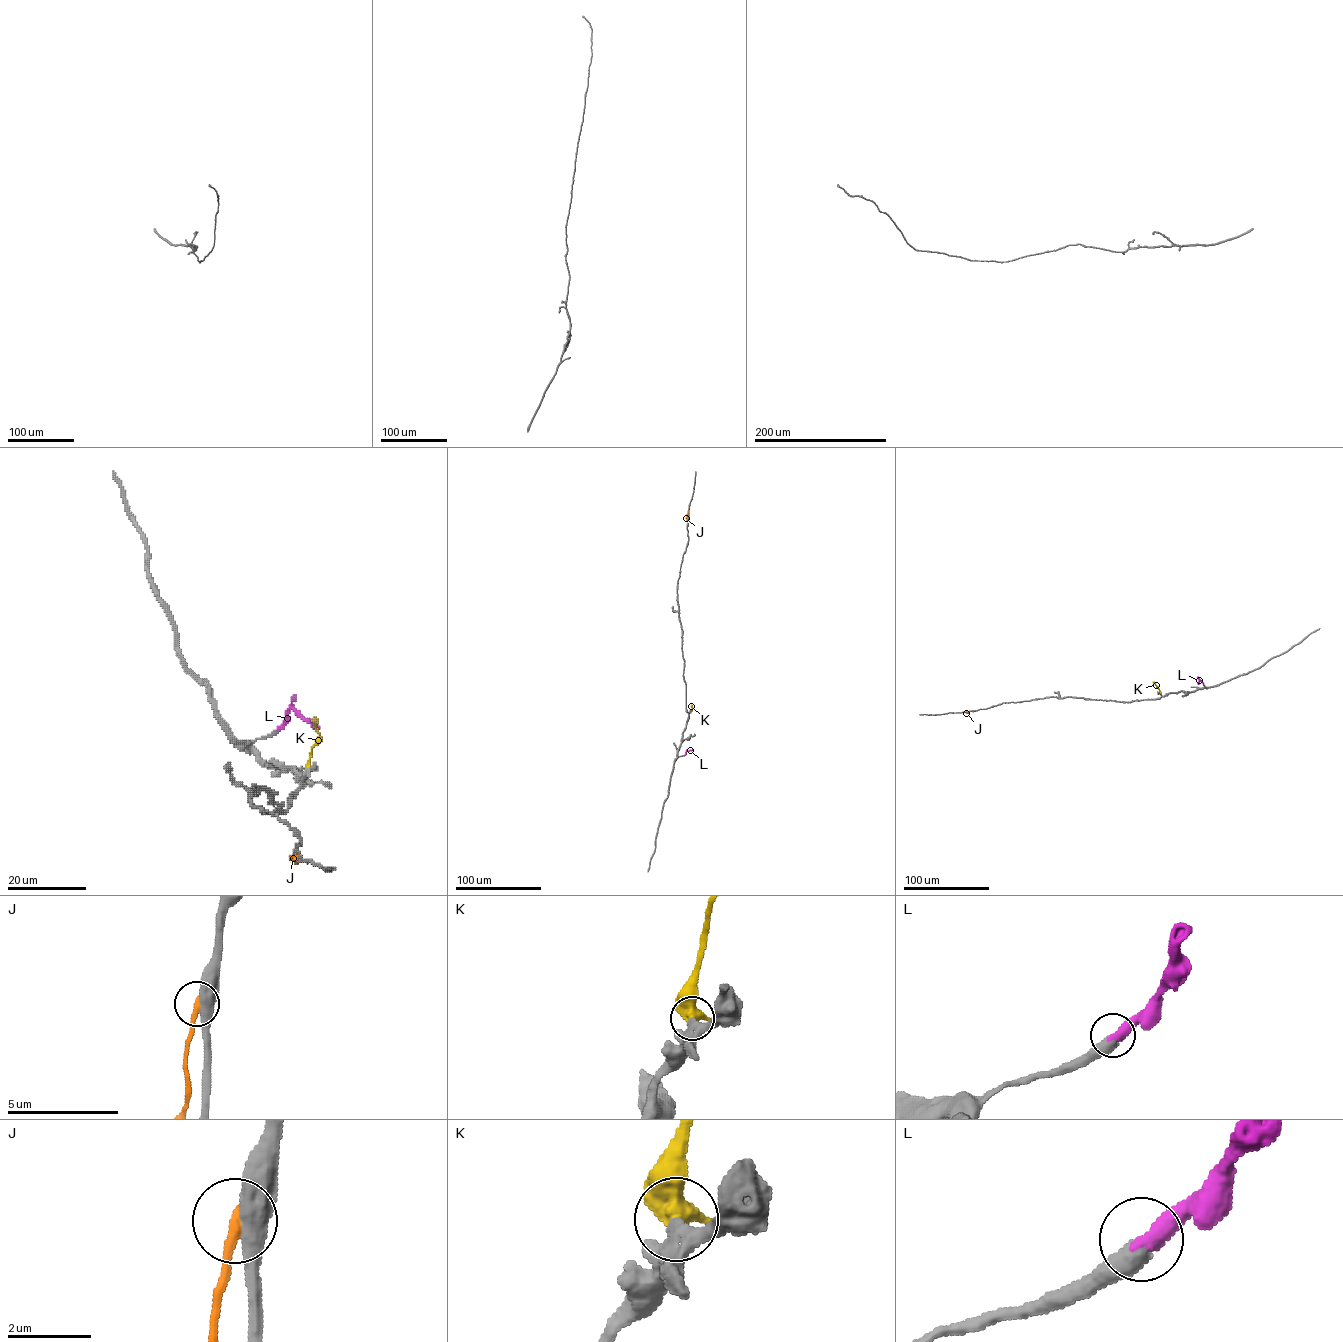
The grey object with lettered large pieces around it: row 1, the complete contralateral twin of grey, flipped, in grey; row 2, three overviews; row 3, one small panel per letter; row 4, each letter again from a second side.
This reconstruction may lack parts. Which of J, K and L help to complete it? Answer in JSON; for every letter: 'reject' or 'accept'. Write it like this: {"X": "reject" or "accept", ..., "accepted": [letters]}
{"J": "reject", "K": "reject", "L": "accept", "accepted": ["L"]}

